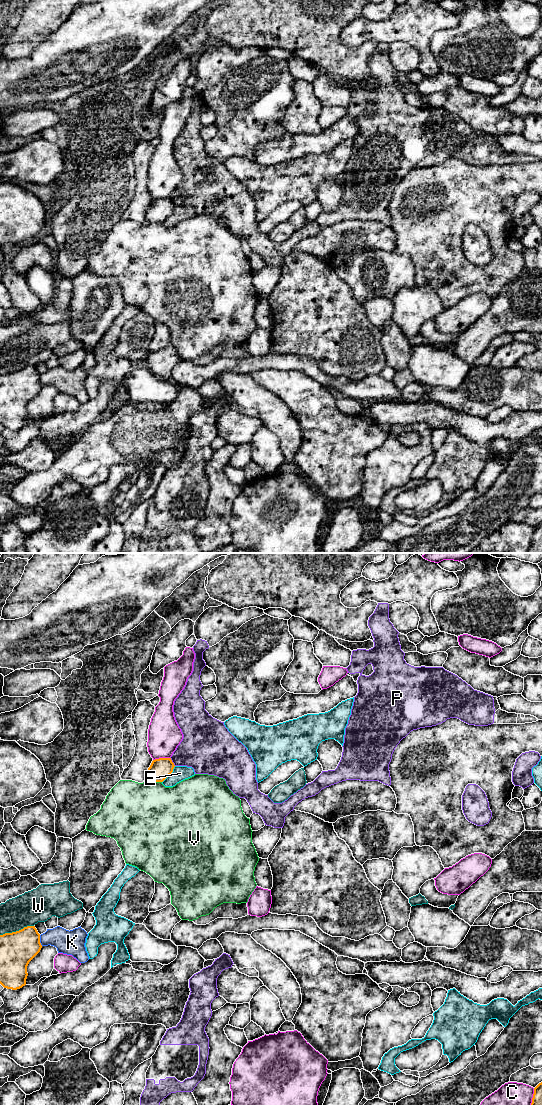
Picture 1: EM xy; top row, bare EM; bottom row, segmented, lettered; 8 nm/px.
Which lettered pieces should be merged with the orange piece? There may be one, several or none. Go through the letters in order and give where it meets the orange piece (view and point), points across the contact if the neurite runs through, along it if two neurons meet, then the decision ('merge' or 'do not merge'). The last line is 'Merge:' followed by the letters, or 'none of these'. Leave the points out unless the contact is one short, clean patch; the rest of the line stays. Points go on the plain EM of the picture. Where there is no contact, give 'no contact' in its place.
C: meets orange in xy at (161, 198); do not merge
E: meets orange in xy at (170, 214); do not merge
K: meets orange in xy at (39, 380); do not merge
P: meets orange in xy at (171, 201); border along xy (170, 197), (175, 205); do not merge
V: meets orange in xy at (152, 222); do not merge
W: meets orange in xy at (16, 371); do not merge
Merge: none of these

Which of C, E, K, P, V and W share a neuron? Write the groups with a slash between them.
C / E / K / P / V / W

